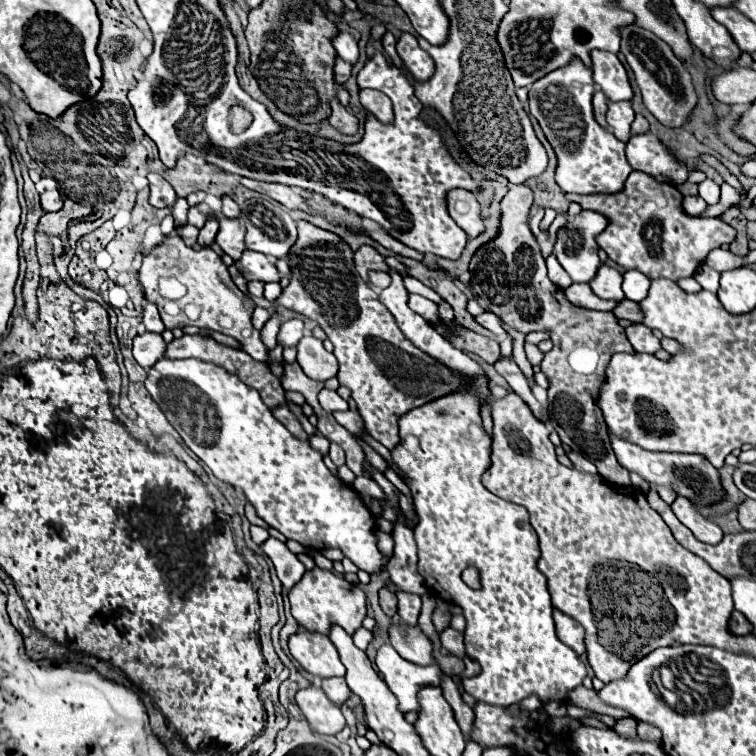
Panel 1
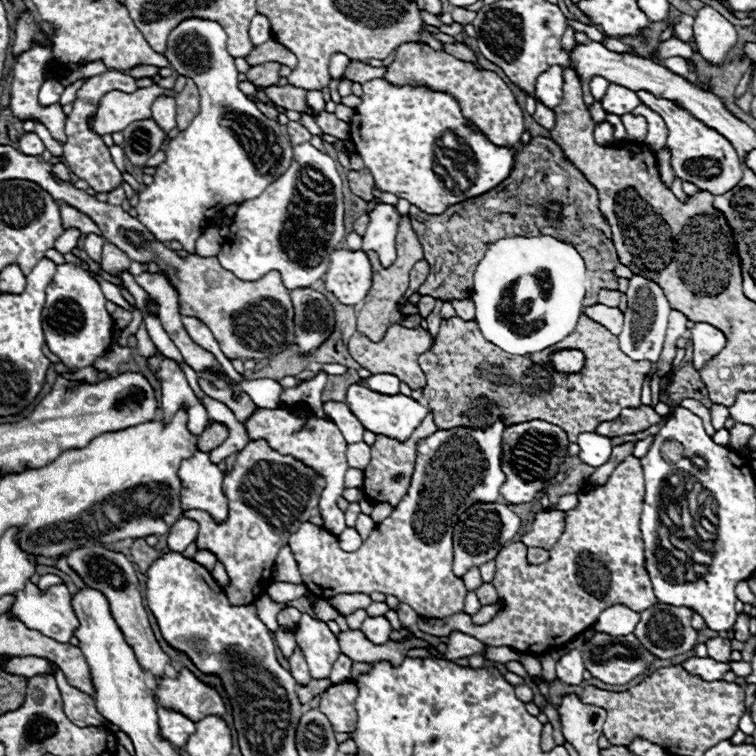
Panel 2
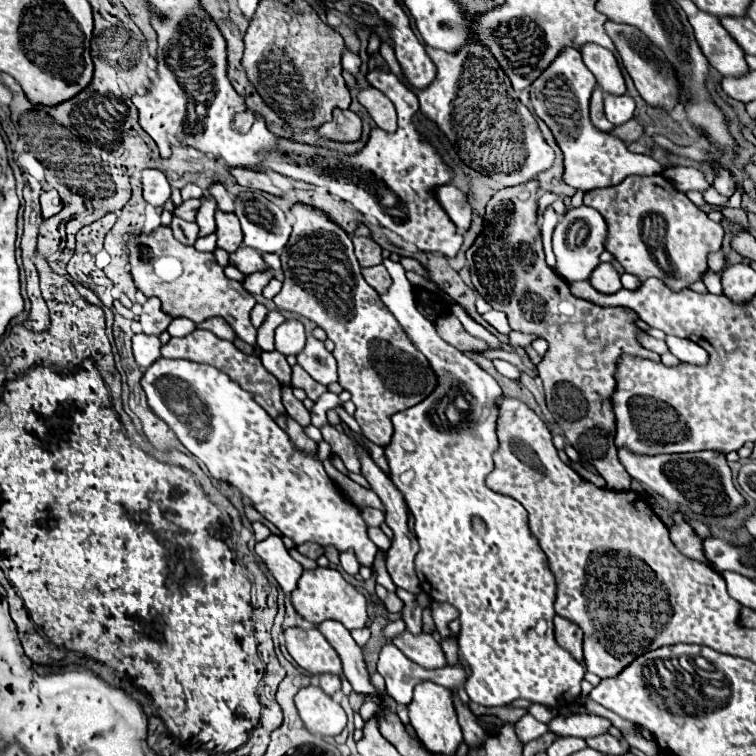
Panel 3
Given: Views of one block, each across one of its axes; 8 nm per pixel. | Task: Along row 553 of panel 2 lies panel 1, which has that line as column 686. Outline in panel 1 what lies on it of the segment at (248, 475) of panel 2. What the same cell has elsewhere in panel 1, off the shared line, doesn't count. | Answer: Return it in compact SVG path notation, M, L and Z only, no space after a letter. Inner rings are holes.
M638 170L628 176L622 192L590 196L568 194L568 200L578 202L584 210L594 210L606 216L608 226L596 238L598 246L624 270L638 270L652 280L660 276L674 282L692 278L710 250L720 248L722 244L730 244L736 236L736 230L720 218L686 214L682 208L684 196L676 186L658 182L646 172Z

